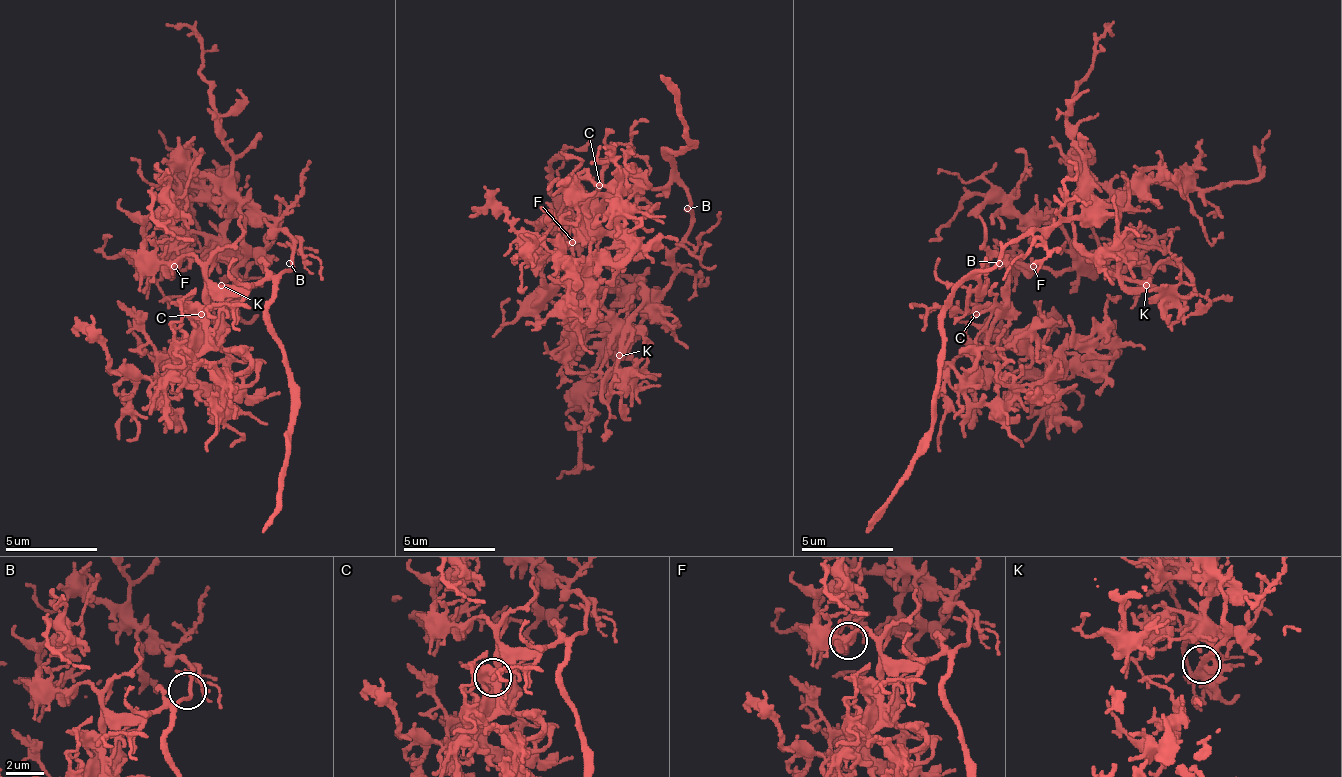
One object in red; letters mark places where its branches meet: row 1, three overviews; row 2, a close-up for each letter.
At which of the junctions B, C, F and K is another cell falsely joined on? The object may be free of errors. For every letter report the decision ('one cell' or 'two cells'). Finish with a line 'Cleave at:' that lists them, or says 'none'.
B: one cell
C: one cell
F: one cell
K: one cell
Cleave at: none

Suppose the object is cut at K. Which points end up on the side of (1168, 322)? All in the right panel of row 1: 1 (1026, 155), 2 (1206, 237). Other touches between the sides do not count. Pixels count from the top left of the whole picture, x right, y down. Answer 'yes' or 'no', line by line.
1: no
2: yes

